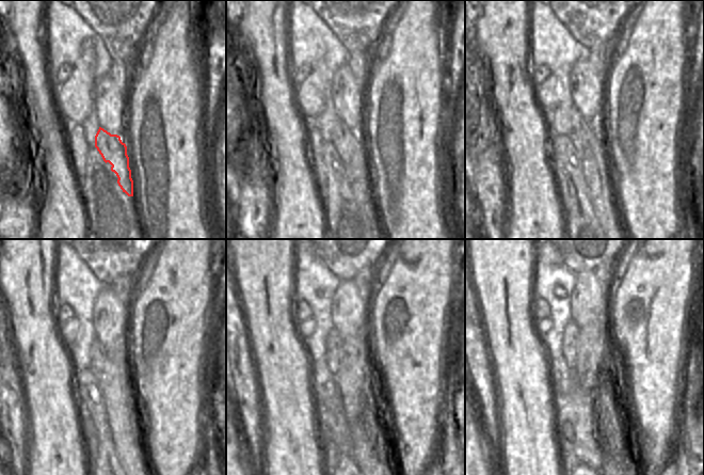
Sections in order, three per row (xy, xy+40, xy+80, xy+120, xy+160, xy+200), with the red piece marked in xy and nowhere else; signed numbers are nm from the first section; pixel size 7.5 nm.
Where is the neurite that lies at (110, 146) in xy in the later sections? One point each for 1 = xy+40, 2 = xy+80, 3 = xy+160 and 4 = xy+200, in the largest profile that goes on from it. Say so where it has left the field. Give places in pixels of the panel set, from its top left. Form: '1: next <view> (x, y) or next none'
1: next xy+40 (349, 144)
2: next xy+80 (579, 133)
3: next xy+160 (334, 342)
4: next xy+200 (571, 335)

